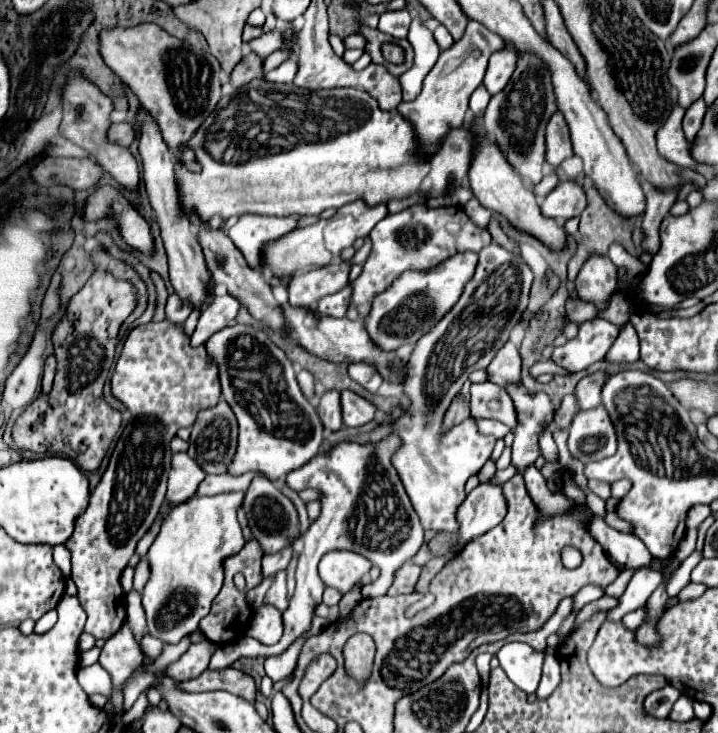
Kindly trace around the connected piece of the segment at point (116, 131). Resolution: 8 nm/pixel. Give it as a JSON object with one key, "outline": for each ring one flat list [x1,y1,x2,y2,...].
{"outline":[[123,122,123,124,113,124,111,126,111,132,109,132,111,140,115,140,117,144,123,144,123,146,131,146,133,140,137,138,137,130,131,122]]}

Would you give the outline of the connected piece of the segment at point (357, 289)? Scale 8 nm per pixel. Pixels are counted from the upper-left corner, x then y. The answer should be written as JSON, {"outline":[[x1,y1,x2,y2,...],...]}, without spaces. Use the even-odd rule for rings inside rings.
{"outline":[[425,204,411,206,399,214,389,214,371,230,369,236,373,242,373,252,363,266,363,274,355,282,351,282,353,304,357,306,359,318,367,316,373,296,389,288,395,276,399,276,401,272,429,270,453,254,459,254,465,250,479,252,493,240,485,228,479,228,469,220,469,216,465,214,461,206,427,208],[421,226,425,230,425,240,421,240]]}

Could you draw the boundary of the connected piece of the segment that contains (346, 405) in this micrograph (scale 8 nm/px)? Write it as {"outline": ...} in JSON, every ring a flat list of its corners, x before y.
{"outline":[[351,390,341,392,341,408,343,408,343,424,347,428,359,428,363,424,369,424,377,412,375,404,361,398,359,394]]}

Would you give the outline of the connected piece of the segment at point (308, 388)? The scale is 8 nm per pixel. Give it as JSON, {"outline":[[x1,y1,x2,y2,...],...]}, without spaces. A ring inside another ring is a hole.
{"outline":[[299,370,299,372,297,372,297,382,299,382,301,392,305,394,305,398,307,398,307,400,313,400,317,390,315,390,315,378,311,376,311,372,307,372,307,370]]}

